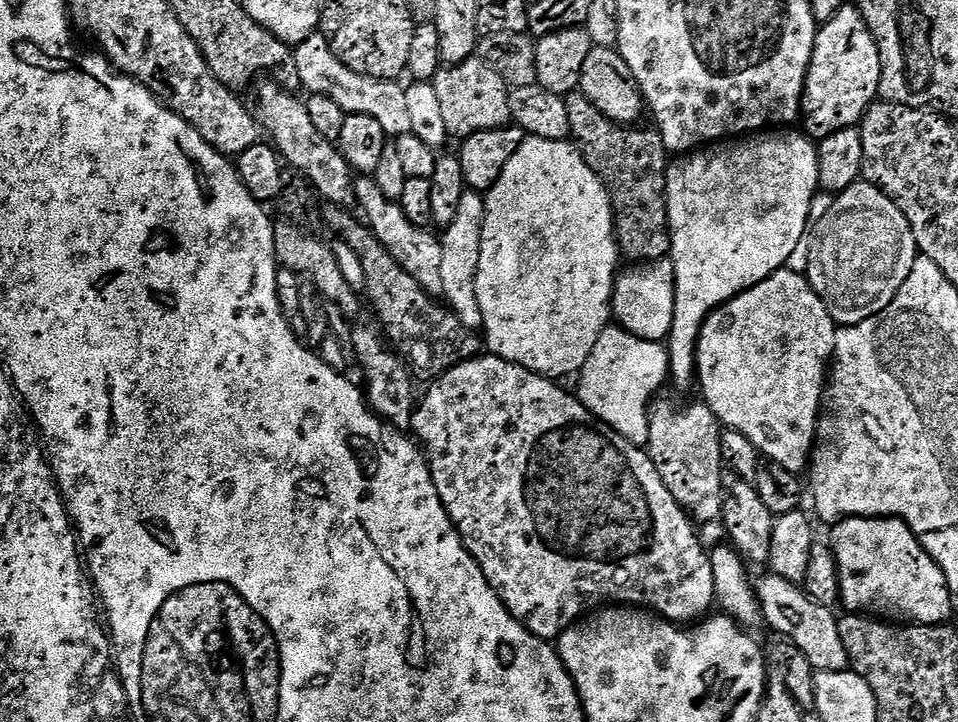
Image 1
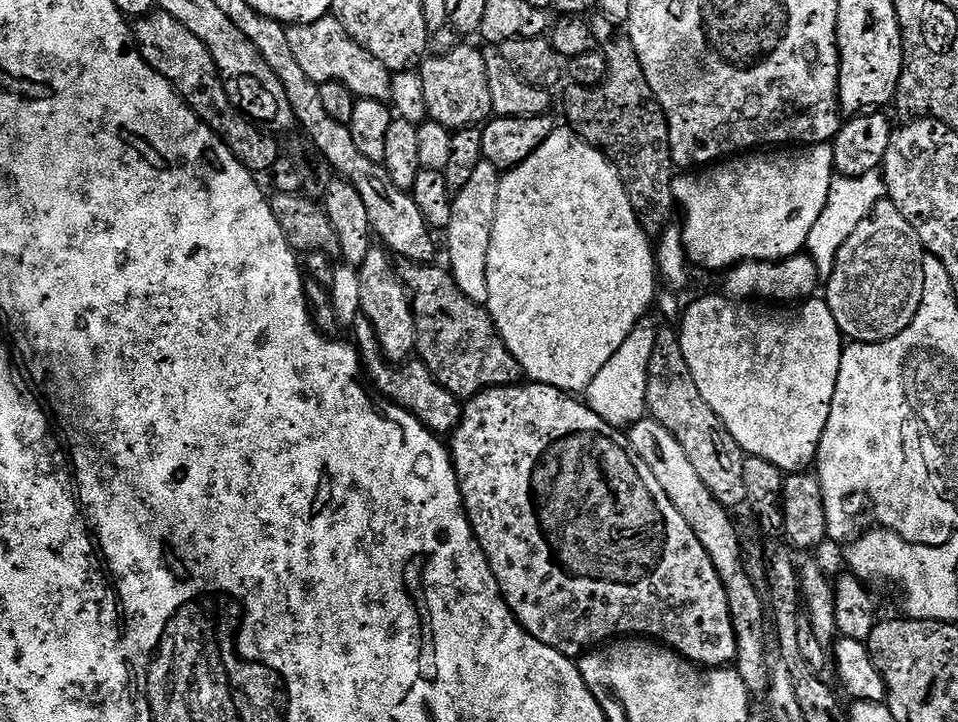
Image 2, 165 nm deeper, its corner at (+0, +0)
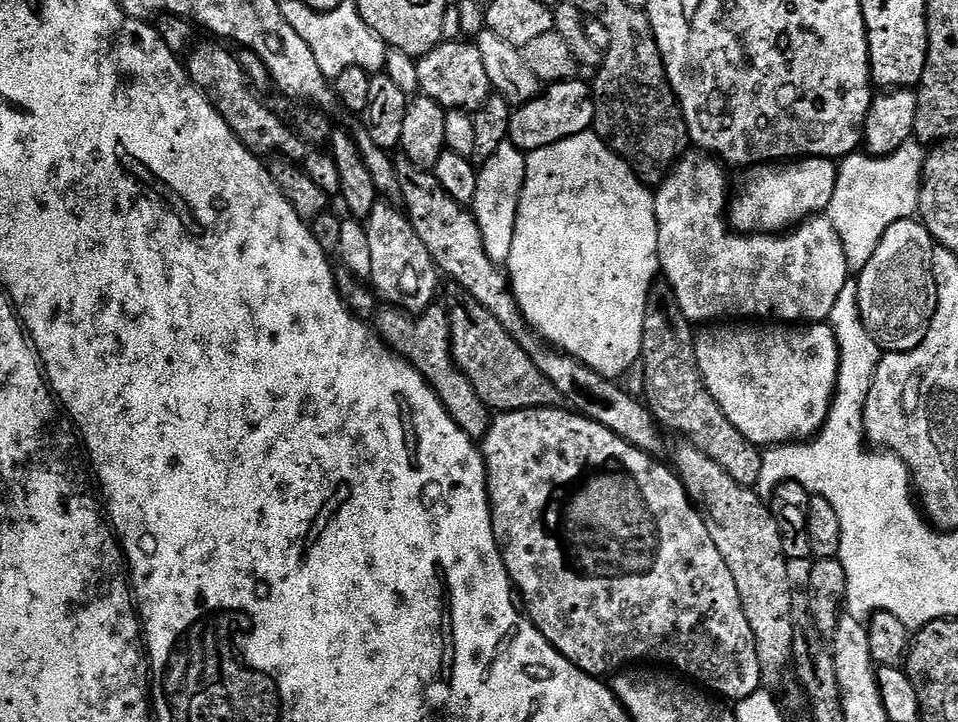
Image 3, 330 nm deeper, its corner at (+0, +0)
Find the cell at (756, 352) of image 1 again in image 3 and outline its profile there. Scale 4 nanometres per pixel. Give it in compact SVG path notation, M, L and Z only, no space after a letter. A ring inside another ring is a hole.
M716 322L711 326L695 333L696 357L698 358L698 370L702 374L704 384L708 387L708 393L718 402L720 409L726 414L726 418L736 429L743 434L750 443L757 446L779 446L793 442L803 442L819 432L824 425L824 419L828 411L832 409L832 398L836 394L836 379L840 369L840 347L836 341L836 332L828 322L804 322L799 326L793 326L788 322Z

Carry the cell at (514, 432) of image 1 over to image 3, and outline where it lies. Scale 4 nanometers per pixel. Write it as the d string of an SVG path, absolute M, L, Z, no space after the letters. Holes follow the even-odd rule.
M564 406L526 408L493 415L482 441L482 455L484 468L488 471L488 503L492 505L496 545L500 548L508 577L512 579L515 591L524 595L524 604L528 607L527 619L570 663L578 665L589 676L604 678L604 675L607 677L617 671L616 664L632 666L635 660L653 660L656 664L677 668L681 677L693 676L701 680L709 693L717 692L712 694L725 696L720 697L725 701L741 699L740 664L758 665L756 639L750 622L746 622L746 610L742 610L742 598L738 598L734 574L730 574L730 566L726 566L722 554L718 554L718 546L714 546L714 538L710 538L708 523L694 507L684 483L671 467L663 468L656 461L659 459L628 444L621 436L615 436L596 420L589 420L587 416Z

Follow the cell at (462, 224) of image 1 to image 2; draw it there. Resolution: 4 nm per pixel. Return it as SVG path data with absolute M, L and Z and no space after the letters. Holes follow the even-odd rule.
M482 162L470 174L468 180L459 185L452 201L452 217L446 229L448 235L448 260L450 271L461 291L473 302L484 302L488 299L488 247L492 237L492 227L496 217L496 207L498 206L498 190L502 176L497 166L491 163Z

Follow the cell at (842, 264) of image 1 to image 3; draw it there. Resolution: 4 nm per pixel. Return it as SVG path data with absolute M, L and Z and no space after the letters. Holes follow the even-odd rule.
M919 219L899 220L882 234L874 258L858 273L855 285L860 317L884 352L909 352L926 338L936 313L932 263L937 255L932 235Z

